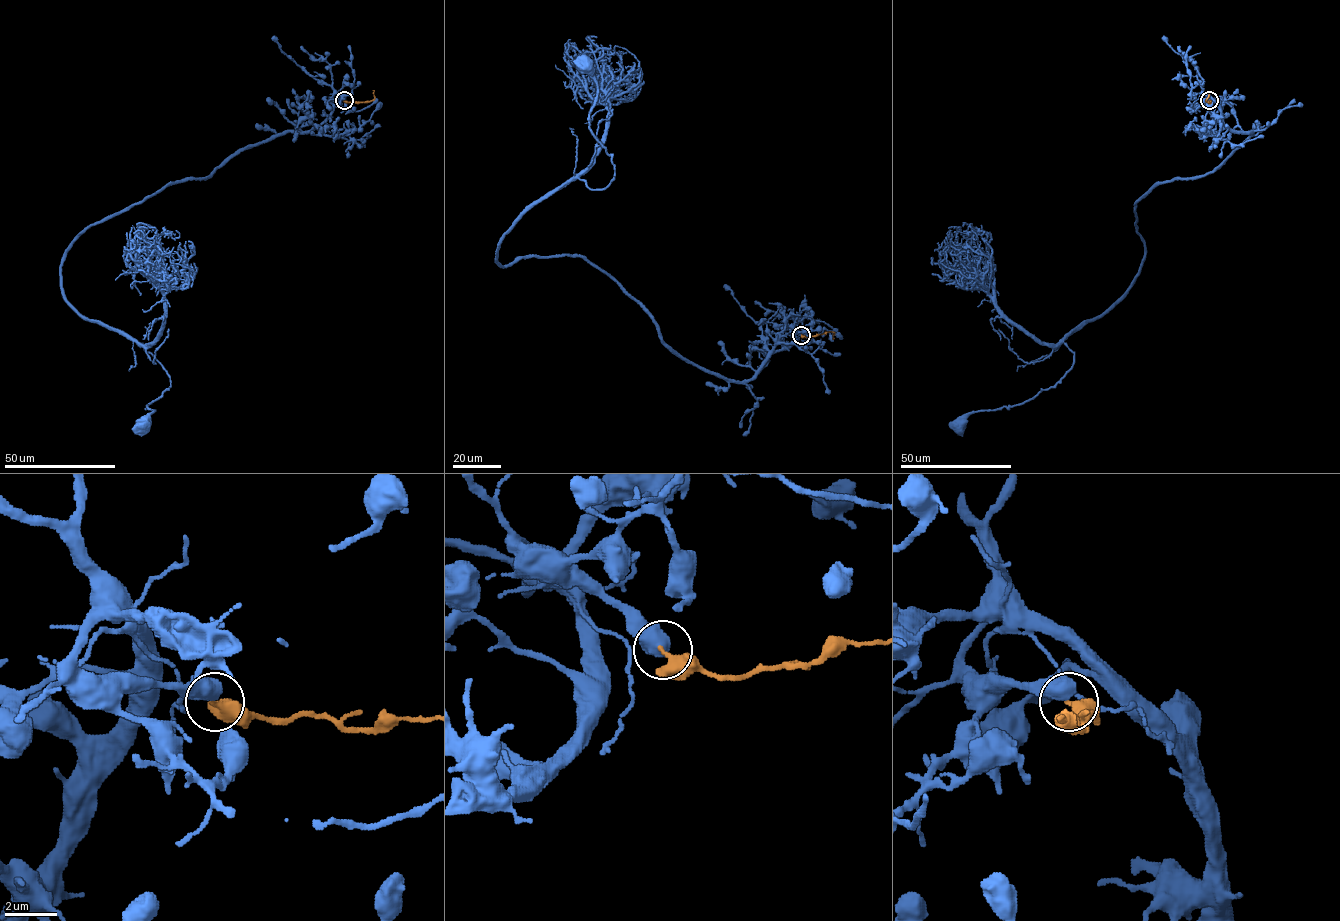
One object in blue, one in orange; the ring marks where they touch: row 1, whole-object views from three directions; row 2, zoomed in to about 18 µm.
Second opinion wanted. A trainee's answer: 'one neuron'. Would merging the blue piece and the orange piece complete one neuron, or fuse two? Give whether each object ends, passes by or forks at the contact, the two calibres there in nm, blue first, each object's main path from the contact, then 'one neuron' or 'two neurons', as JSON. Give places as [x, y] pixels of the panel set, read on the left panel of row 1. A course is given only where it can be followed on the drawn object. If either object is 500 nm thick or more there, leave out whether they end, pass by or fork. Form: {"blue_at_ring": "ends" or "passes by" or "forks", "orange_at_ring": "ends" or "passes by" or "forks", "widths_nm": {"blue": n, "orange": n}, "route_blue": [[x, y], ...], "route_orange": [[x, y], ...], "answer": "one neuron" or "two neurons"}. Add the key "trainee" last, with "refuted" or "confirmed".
{"widths_nm": {"blue": 750, "orange": 440}, "route_blue": [[344, 100], [313, 130], [90, 225], [64, 254], [66, 300], [170, 378], [145, 424]], "route_orange": [[344, 101], [372, 101], [373, 90]], "answer": "two neurons", "trainee": "refuted"}

